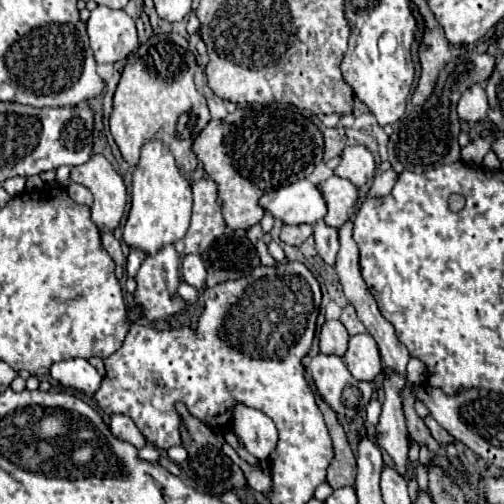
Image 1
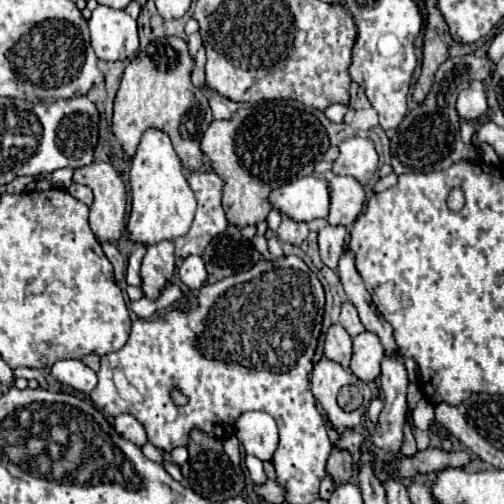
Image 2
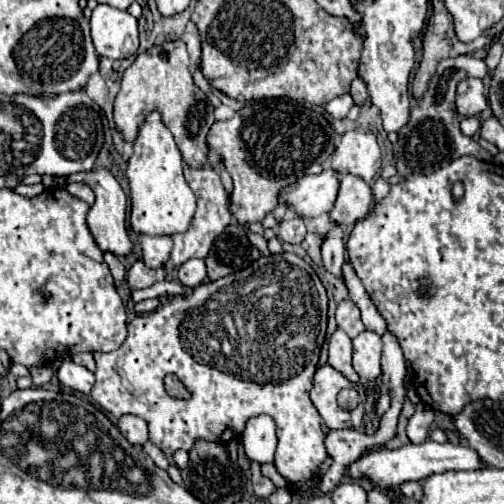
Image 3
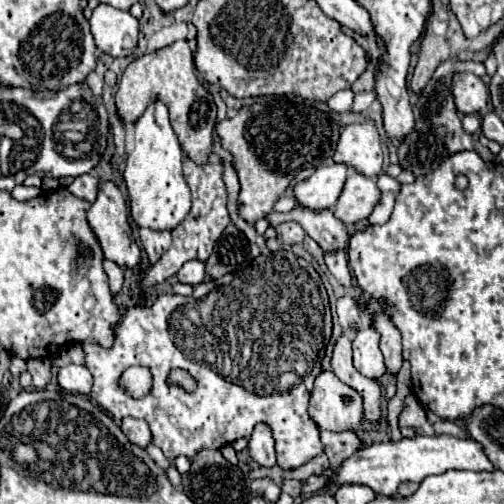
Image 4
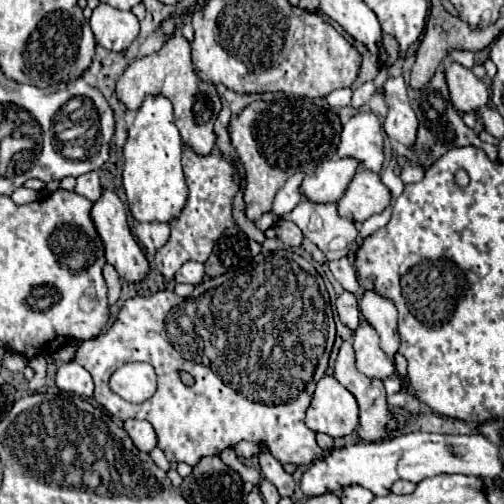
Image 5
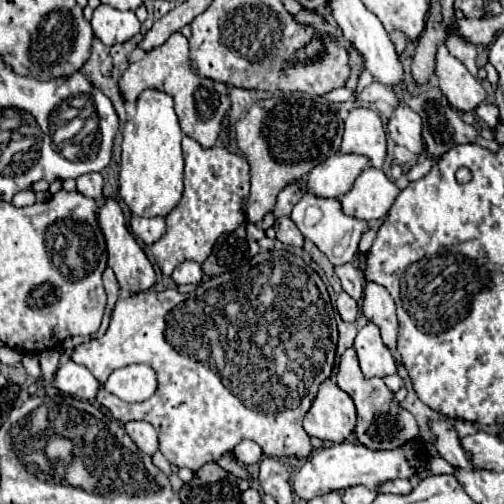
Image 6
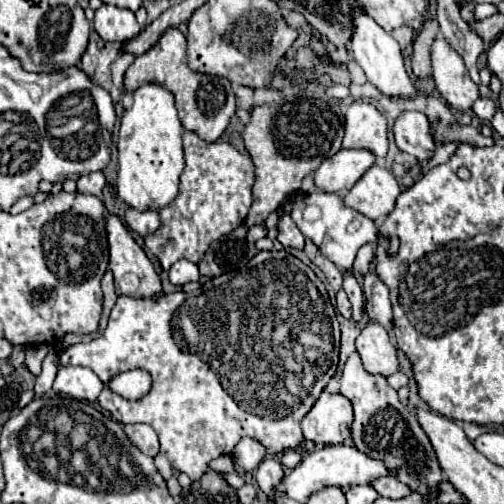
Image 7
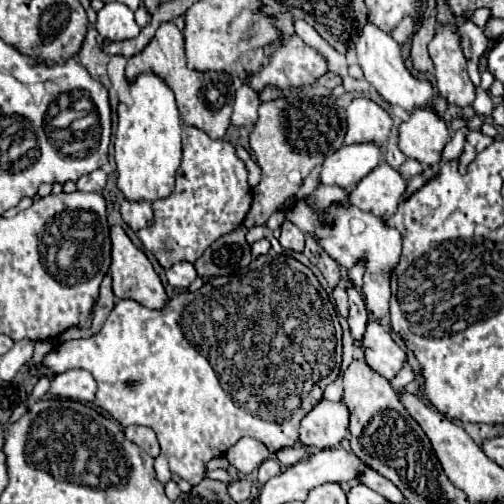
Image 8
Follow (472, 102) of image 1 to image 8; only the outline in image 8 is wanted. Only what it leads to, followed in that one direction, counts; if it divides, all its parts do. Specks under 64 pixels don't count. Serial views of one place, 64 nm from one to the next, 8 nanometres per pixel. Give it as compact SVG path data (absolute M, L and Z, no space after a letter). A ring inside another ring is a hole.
M440 26L434 40L428 46L434 62L436 88L450 104L466 108L476 98L476 88L466 72L466 58L458 44L454 26Z

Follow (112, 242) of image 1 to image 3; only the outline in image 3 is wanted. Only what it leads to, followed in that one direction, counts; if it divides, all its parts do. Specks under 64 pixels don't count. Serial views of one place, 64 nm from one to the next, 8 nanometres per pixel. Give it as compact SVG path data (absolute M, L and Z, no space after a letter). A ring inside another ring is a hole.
M104 252L104 260L106 264L110 266L110 272L112 272L112 278L114 278L114 284L120 286L126 278L126 268L124 268L124 262L118 258L118 256L112 256L112 252Z

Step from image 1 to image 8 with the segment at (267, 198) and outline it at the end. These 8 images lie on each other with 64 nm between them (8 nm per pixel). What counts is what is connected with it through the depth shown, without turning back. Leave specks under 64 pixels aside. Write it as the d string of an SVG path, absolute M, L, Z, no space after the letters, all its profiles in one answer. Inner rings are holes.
M374 144L342 146L324 160L318 182L324 186L340 186L350 192L368 172L380 164L380 156L382 154Z

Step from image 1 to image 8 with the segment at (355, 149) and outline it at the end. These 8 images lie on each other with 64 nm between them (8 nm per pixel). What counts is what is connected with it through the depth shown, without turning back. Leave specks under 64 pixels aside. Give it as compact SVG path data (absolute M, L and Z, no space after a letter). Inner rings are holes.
M354 98L352 104L346 108L346 118L348 118L348 130L344 144L374 142L380 148L386 146L392 118L376 102L368 98Z

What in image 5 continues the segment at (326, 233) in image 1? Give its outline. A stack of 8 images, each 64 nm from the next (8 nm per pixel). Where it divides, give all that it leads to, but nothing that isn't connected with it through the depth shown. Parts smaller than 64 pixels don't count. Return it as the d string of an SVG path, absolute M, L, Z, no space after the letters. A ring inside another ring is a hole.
M348 258L330 260L328 266L330 266L330 272L334 274L334 278L342 284L344 290L348 290L348 292L358 292L358 288L360 288L358 276L356 276L356 270L354 270L354 266L350 264Z

